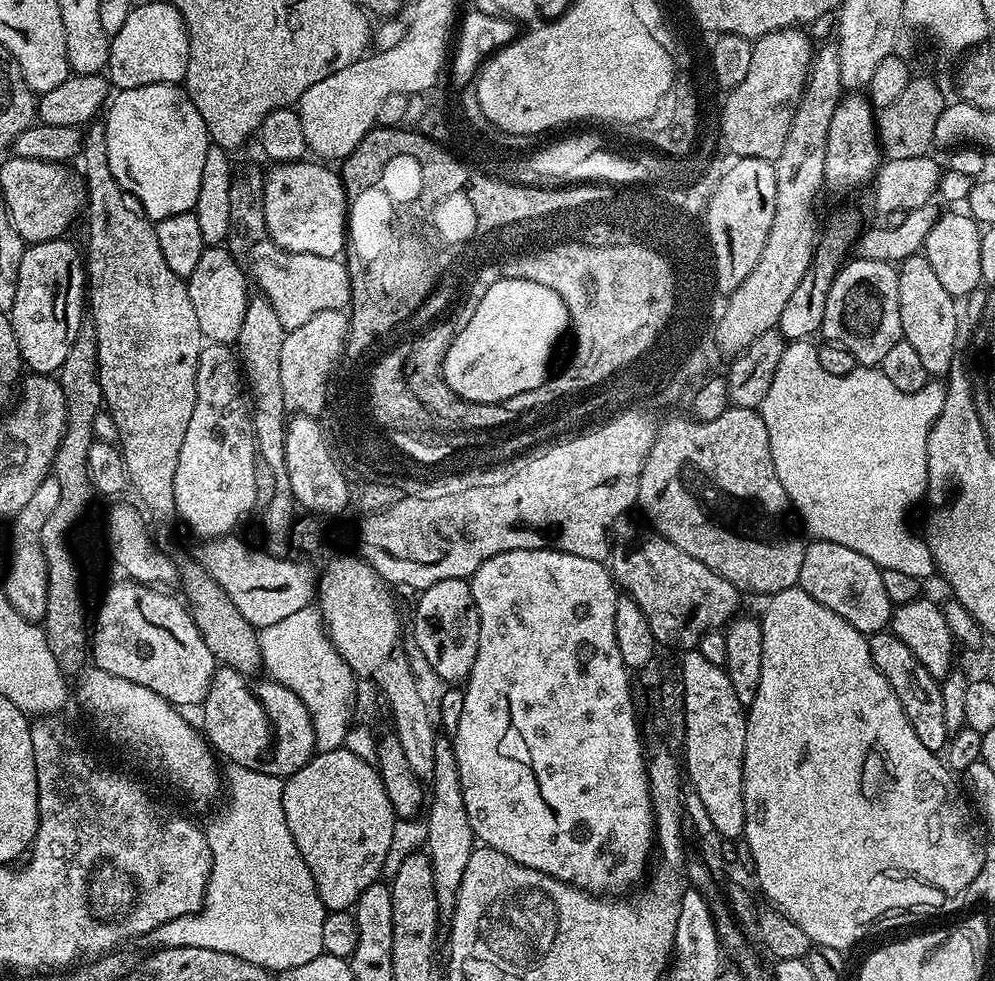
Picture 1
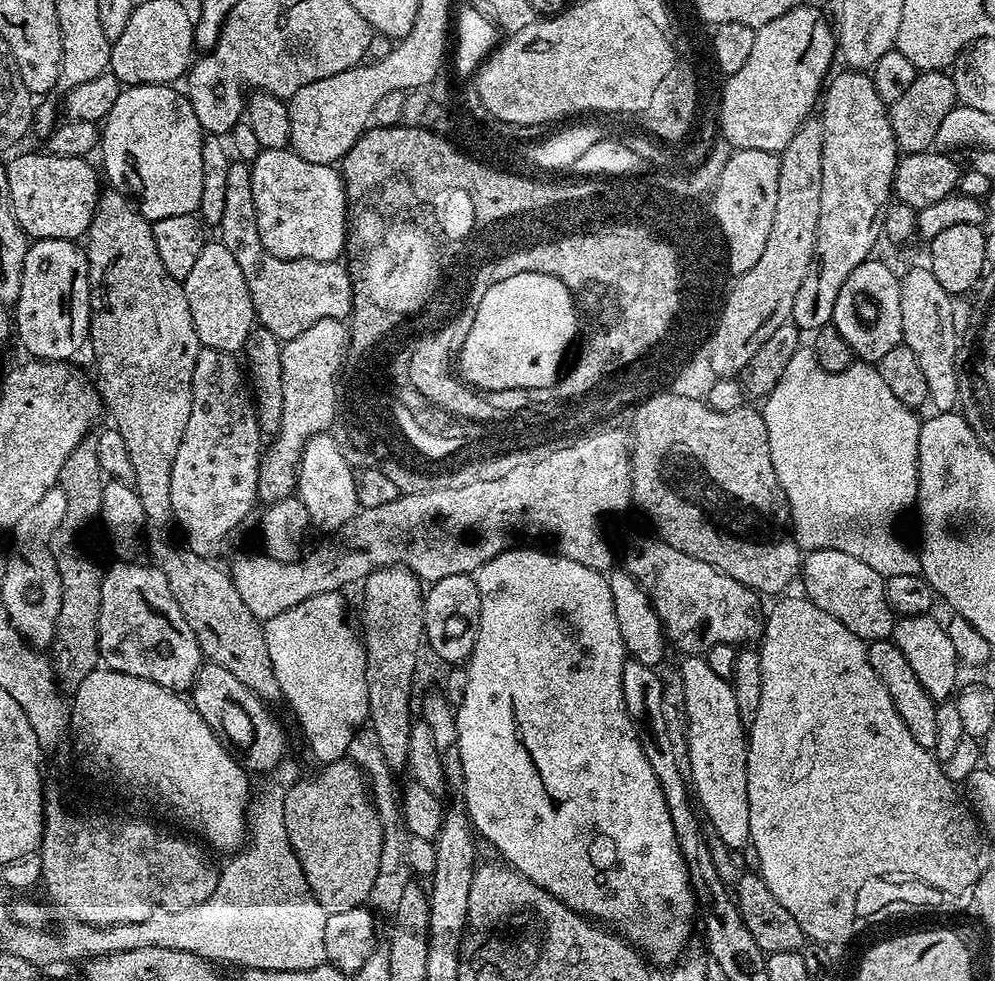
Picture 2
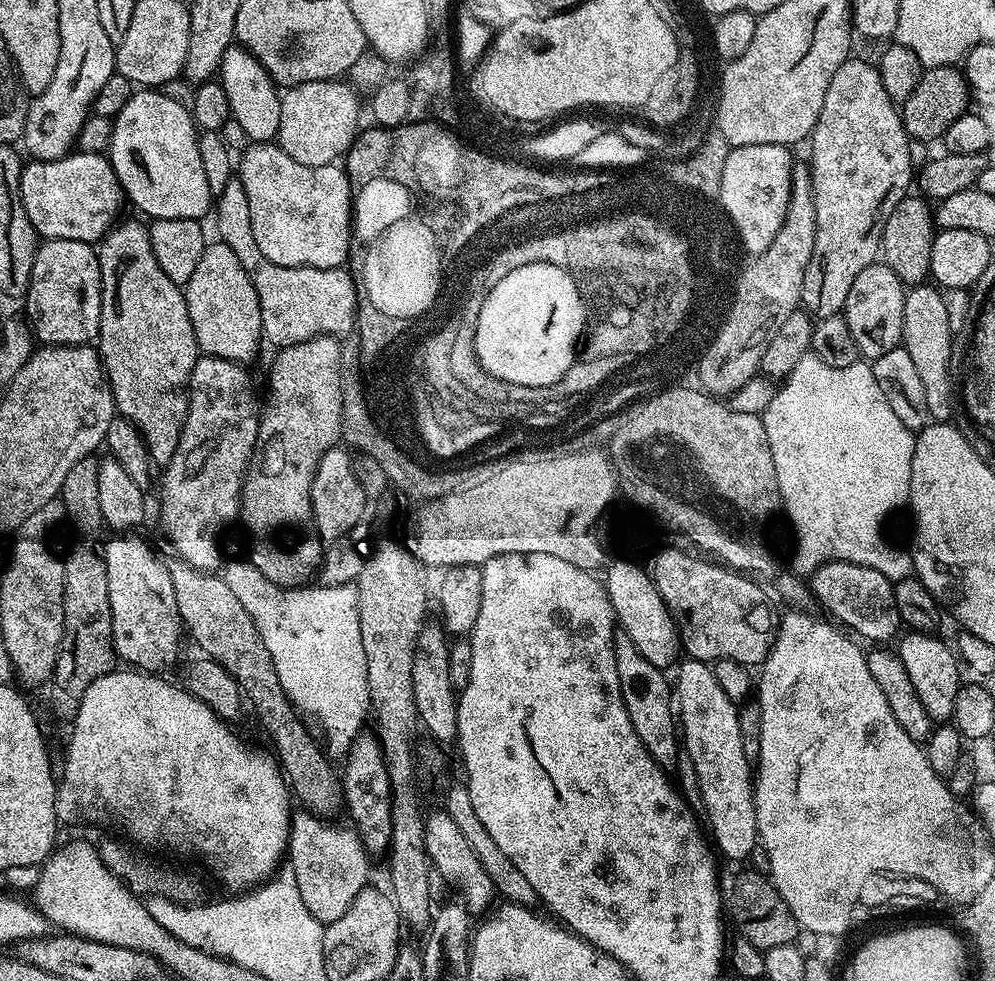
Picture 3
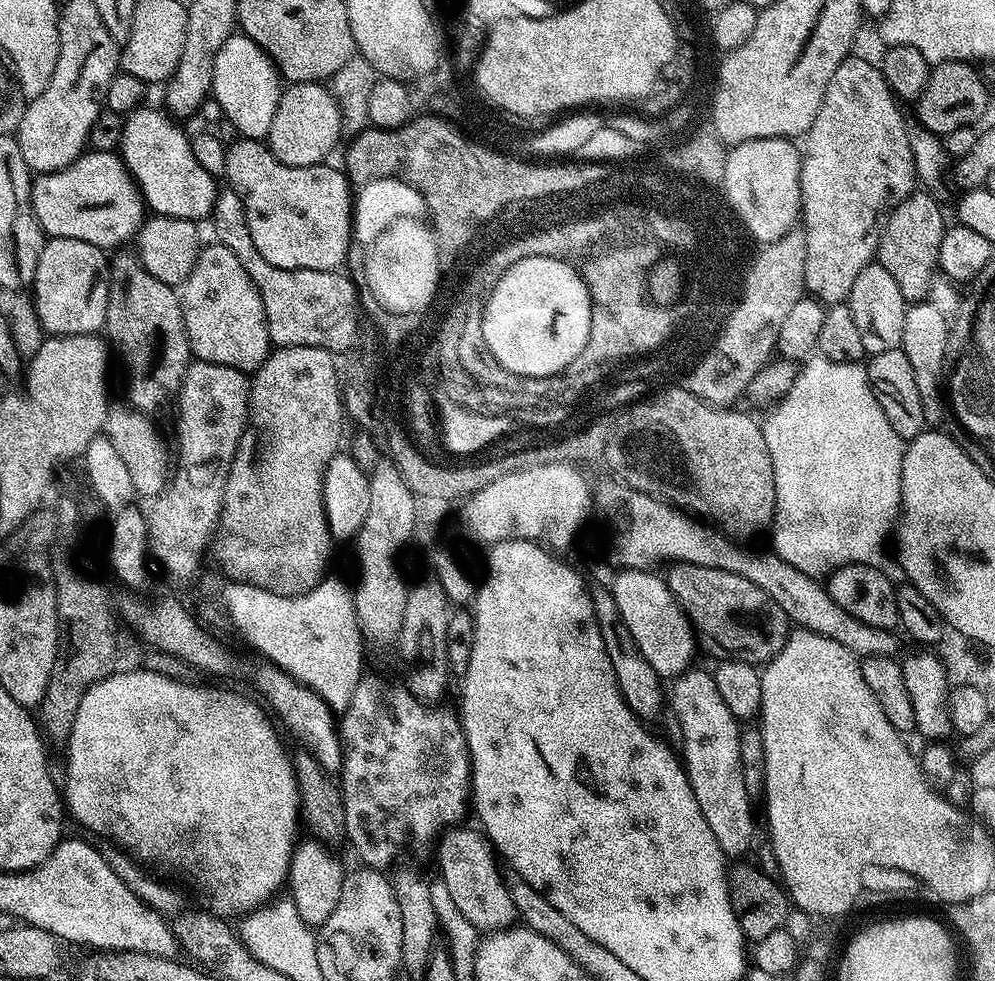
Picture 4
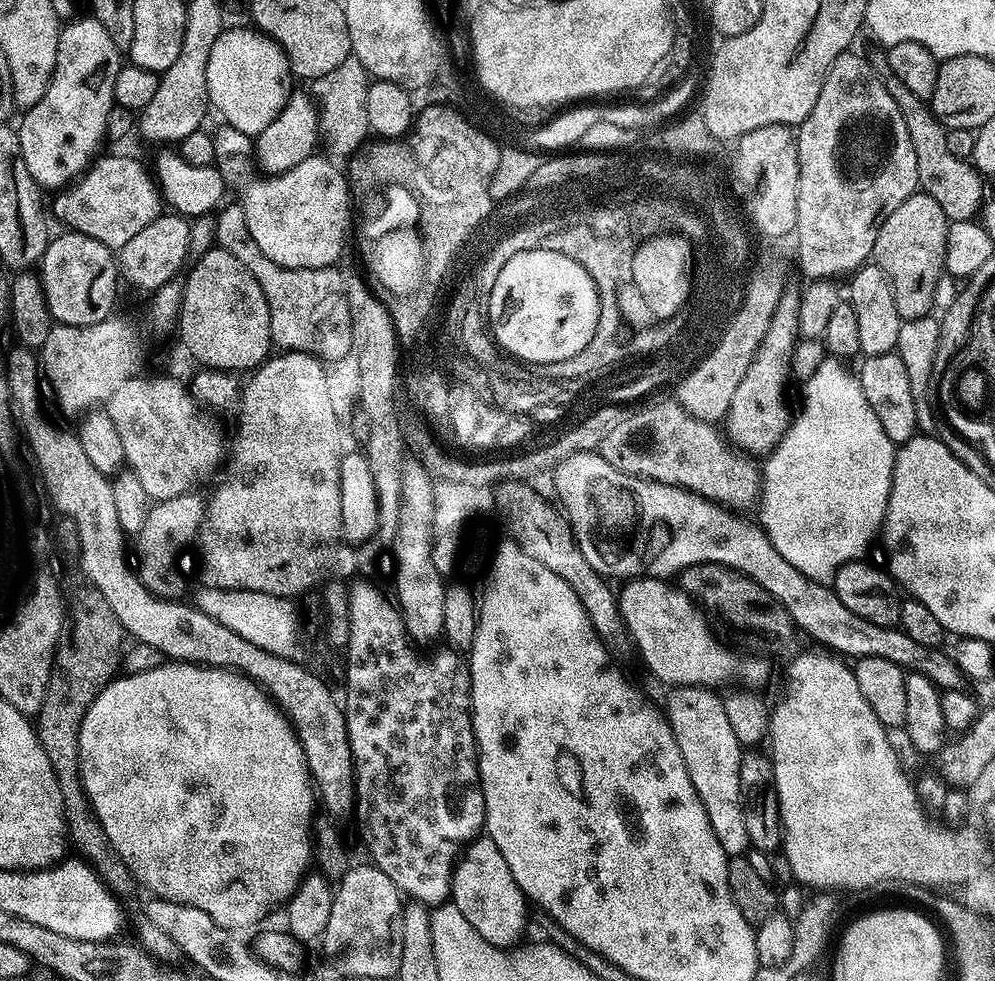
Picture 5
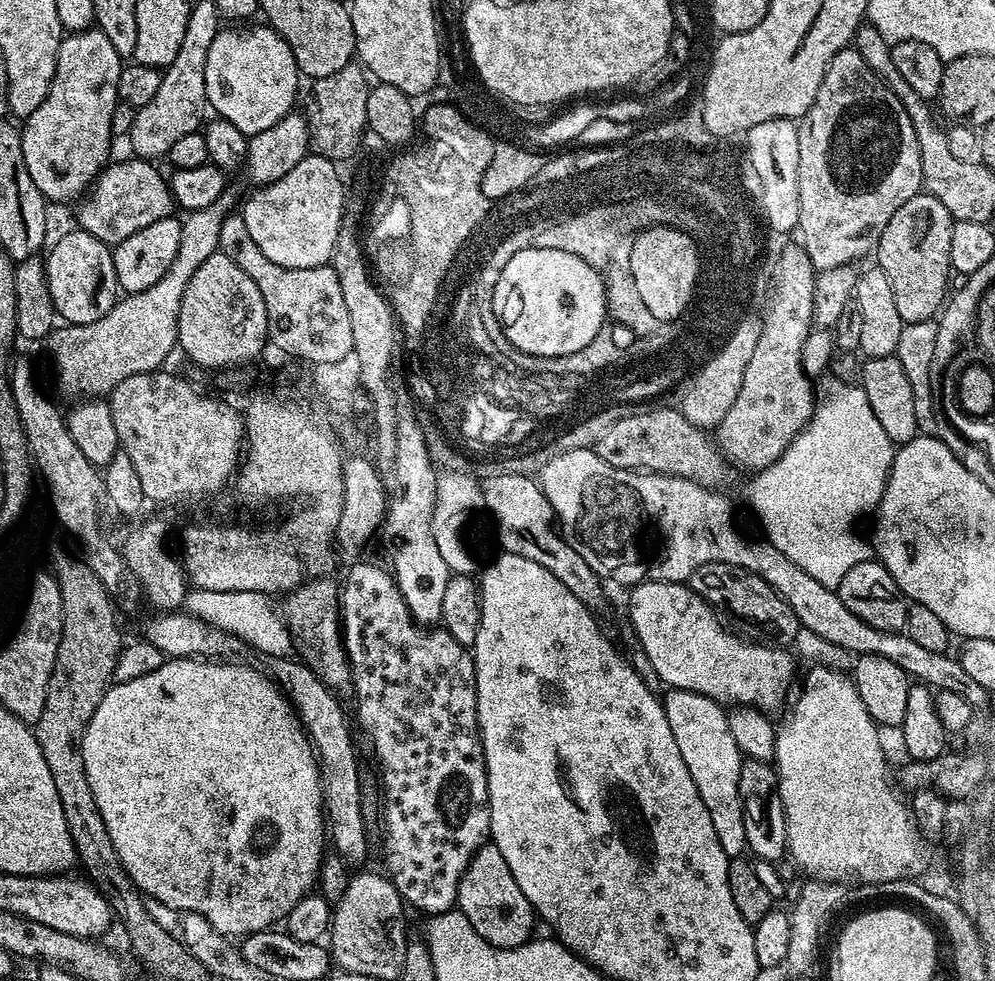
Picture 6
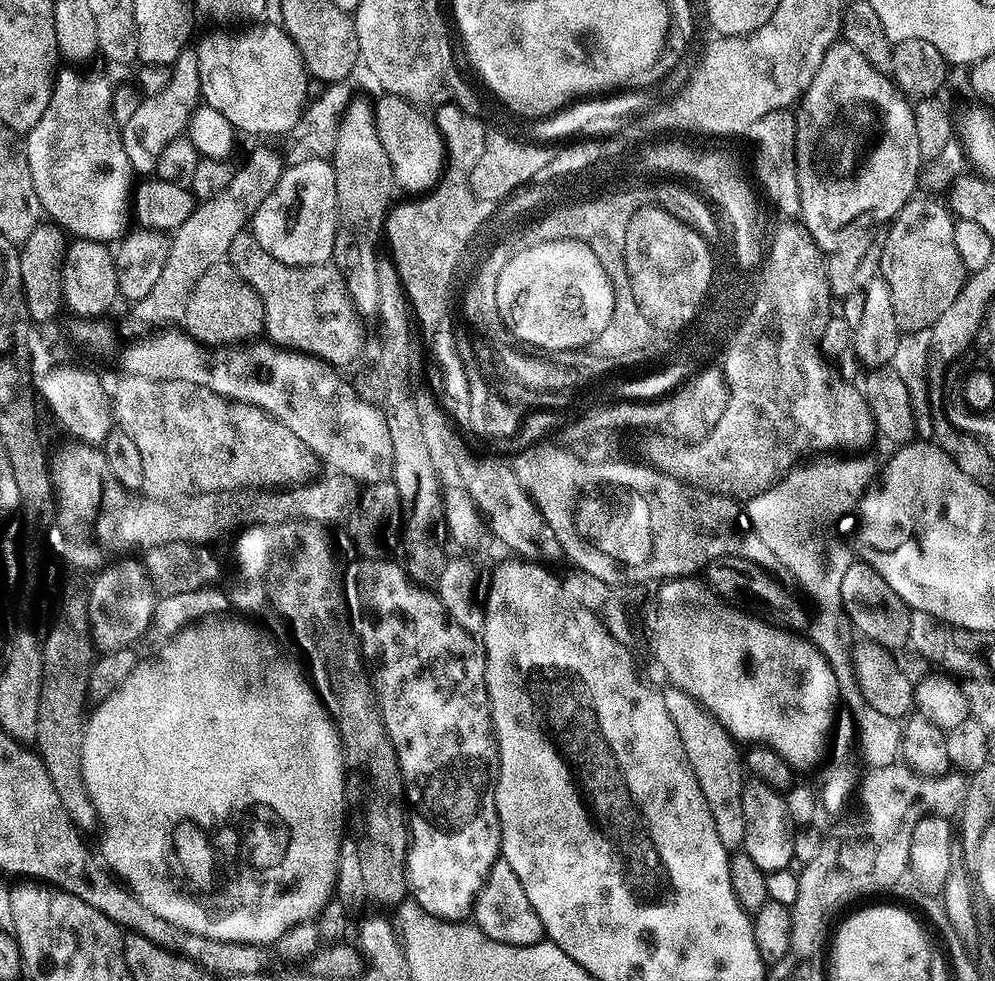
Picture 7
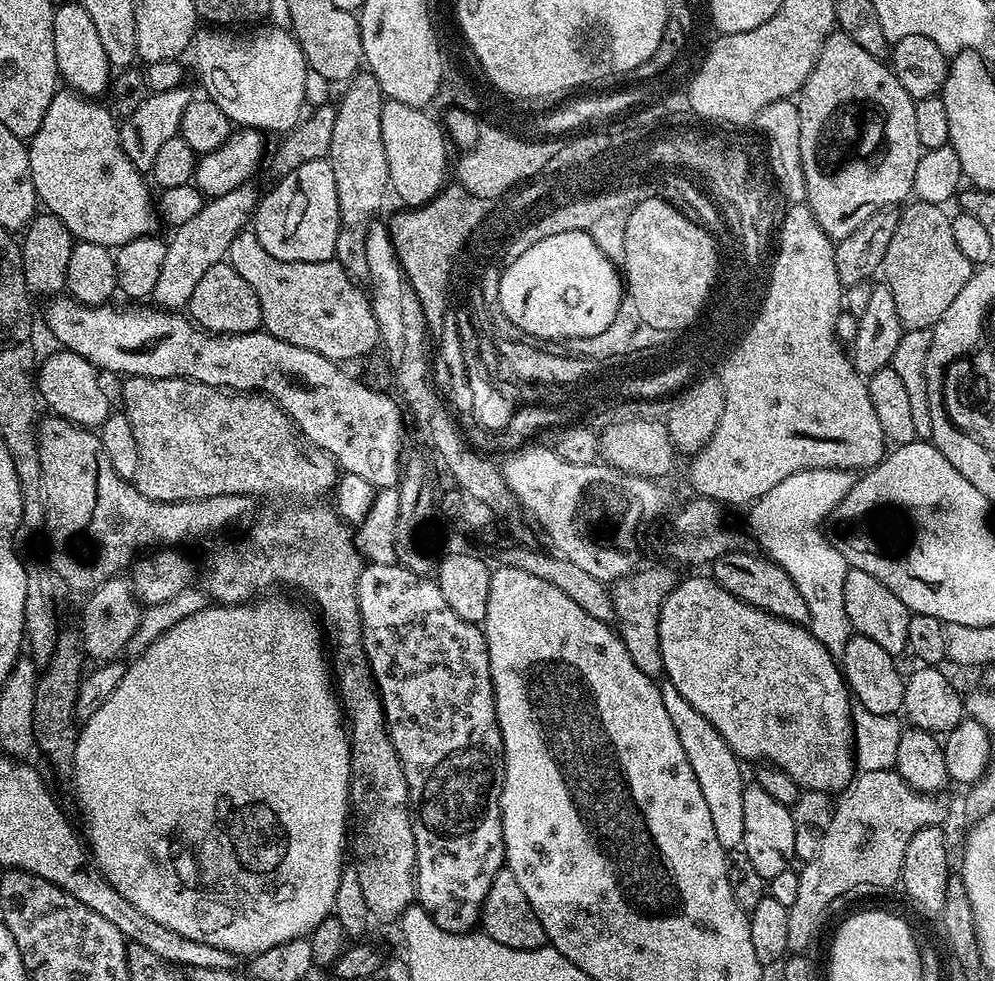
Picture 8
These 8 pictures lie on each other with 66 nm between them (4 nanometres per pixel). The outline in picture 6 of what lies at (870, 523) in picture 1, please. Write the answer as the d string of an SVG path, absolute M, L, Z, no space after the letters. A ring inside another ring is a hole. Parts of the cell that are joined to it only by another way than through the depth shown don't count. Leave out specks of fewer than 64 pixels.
M825 379L824 385L819 385L818 403L815 405L812 413L812 419L808 421L808 425L788 443L788 448L777 458L768 468L761 468L756 480L752 484L752 508L756 511L756 516L760 519L760 524L764 527L763 535L768 543L772 544L778 550L782 550L782 554L786 554L786 558L790 558L790 562L794 562L794 566L802 566L802 570L806 570L806 574L810 574L810 578L814 578L817 582L822 582L822 586L833 590L839 589L842 578L846 574L846 570L850 570L850 566L854 566L858 562L869 559L873 555L874 549L867 539L864 540L856 533L856 523L863 518L864 515L875 513L880 507L880 500L884 497L884 487L888 481L888 471L892 469L892 457L894 455L894 445L890 438L886 438L886 430L882 430L882 425L878 423L878 418L874 418L874 410L870 410L870 402L866 402L866 394L863 387L857 386L855 383L847 384L844 380L828 380Z

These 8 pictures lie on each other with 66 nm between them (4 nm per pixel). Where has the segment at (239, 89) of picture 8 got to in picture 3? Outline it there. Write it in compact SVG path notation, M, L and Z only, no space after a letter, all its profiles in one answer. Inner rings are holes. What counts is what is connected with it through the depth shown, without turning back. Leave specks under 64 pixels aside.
M234 44L223 55L218 78L221 88L226 90L229 113L233 121L235 122L236 120L239 128L248 136L247 139L255 143L269 143L273 141L281 121L281 95L275 81L265 68L248 51Z

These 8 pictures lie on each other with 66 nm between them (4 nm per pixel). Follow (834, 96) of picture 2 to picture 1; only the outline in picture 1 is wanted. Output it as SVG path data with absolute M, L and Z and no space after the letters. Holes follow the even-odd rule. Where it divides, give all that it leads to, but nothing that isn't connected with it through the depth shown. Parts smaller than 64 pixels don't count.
M848 94L838 102L830 118L830 134L826 138L824 183L829 189L832 187L846 192L850 188L860 188L876 175L882 164L880 142L876 135L876 117L877 113L863 95ZM836 216L829 222L825 232L823 229L816 250L812 253L812 265L806 270L802 282L798 282L794 294L790 294L780 315L778 330L783 334L785 341L806 340L819 333L822 314L826 314L826 294L830 294L830 286L840 273L846 257L853 251L857 239L858 227L856 228L856 220L852 216Z

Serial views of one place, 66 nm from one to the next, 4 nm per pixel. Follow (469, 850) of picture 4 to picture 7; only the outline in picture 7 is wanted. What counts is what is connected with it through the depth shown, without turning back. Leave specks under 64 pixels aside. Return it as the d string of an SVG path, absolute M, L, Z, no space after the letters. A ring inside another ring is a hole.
M499 858L493 862L484 879L484 884L477 890L476 900L472 903L471 919L487 936L510 946L530 946L545 939L544 927L518 882L518 874L510 870L510 862Z

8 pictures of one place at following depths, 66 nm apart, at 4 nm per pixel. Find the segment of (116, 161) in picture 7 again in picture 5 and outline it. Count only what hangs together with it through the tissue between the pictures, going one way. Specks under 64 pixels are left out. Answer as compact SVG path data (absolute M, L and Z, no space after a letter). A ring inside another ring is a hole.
M91 14L82 16L67 21L61 27L58 58L46 94L42 94L42 98L38 98L38 102L34 102L34 106L23 113L24 121L18 124L22 158L26 158L26 170L30 170L36 183L44 190L59 189L60 180L75 181L101 151L100 143L103 145L106 140L106 118L114 103L114 78L118 78L118 70L122 67L122 50L114 46L114 41L110 39L110 34L106 34L102 22L98 22Z

